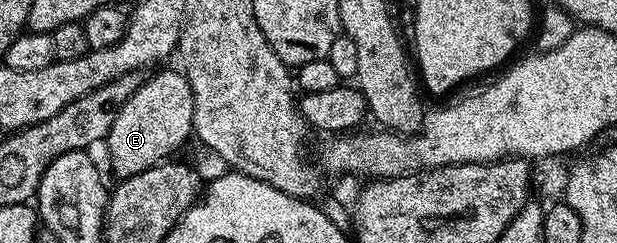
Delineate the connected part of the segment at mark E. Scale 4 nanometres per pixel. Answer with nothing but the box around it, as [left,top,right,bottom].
[106,71,194,180]

